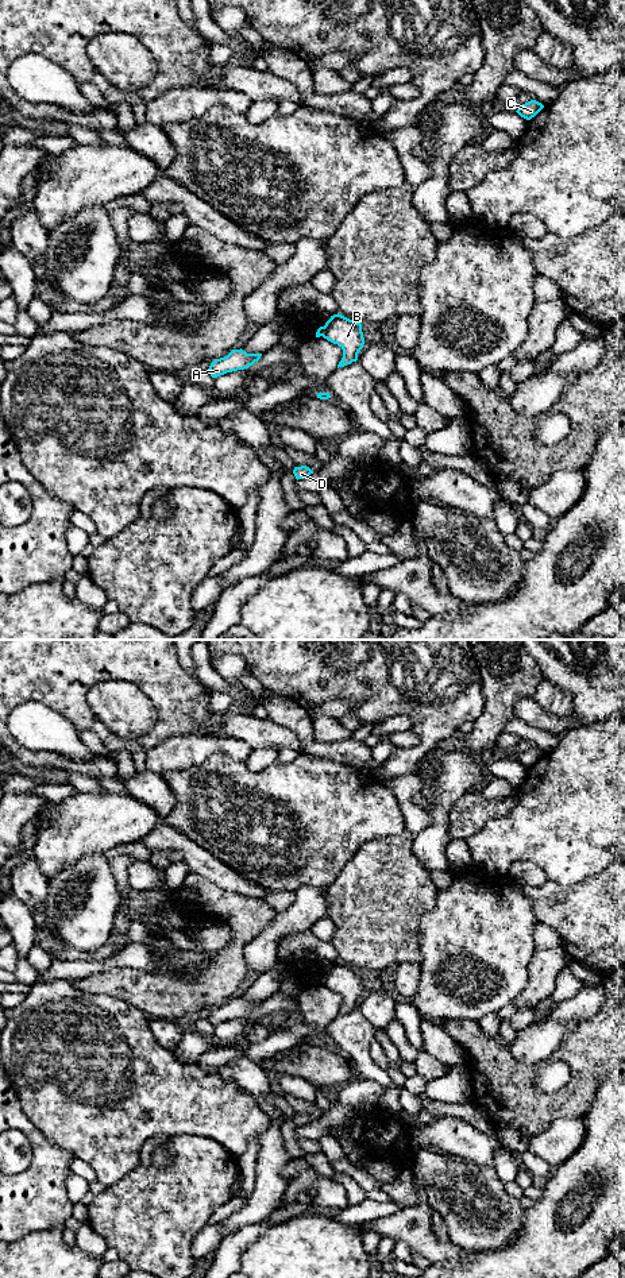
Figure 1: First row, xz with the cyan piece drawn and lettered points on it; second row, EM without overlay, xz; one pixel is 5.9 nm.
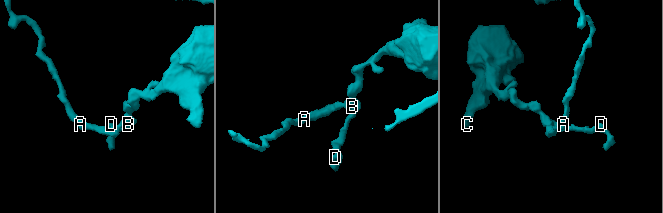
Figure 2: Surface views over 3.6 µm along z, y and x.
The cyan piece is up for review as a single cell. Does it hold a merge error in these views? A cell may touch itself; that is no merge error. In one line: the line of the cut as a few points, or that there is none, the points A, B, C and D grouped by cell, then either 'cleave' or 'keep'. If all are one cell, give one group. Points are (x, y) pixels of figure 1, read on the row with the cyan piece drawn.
xz (324, 327), (321, 335) | A / B C D | cleave

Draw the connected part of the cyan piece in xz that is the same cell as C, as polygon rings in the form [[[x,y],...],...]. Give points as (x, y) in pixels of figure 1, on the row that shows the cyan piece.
[[[531,100],[522,105],[518,107],[518,109],[516,111],[521,117],[531,120],[532,117],[535,117],[541,109],[544,108],[544,105],[536,100]]]

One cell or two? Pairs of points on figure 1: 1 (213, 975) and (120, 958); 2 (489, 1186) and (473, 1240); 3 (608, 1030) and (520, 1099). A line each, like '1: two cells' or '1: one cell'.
1: two cells
2: one cell
3: one cell

